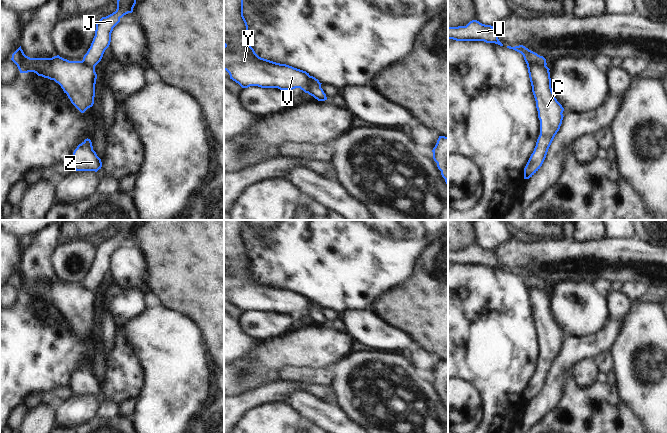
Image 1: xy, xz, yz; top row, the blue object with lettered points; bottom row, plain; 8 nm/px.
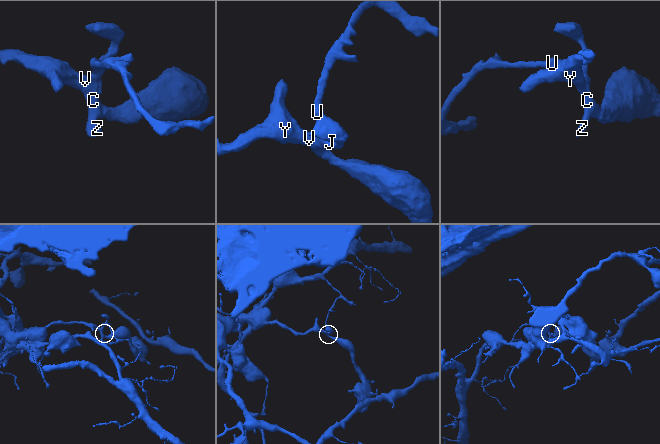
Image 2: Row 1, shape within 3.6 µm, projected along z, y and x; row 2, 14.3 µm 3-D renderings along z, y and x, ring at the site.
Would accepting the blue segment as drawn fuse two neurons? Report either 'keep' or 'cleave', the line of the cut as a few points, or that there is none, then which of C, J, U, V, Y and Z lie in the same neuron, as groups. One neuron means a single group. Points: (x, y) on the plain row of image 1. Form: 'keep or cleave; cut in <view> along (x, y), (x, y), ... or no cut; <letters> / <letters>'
cleave; cut in yz along (526, 286), (545, 290); C V Y Z / J U

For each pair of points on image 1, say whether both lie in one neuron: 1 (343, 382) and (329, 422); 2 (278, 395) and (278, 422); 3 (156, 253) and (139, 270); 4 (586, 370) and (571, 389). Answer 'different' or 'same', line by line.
1: different
2: different
3: different
4: different

